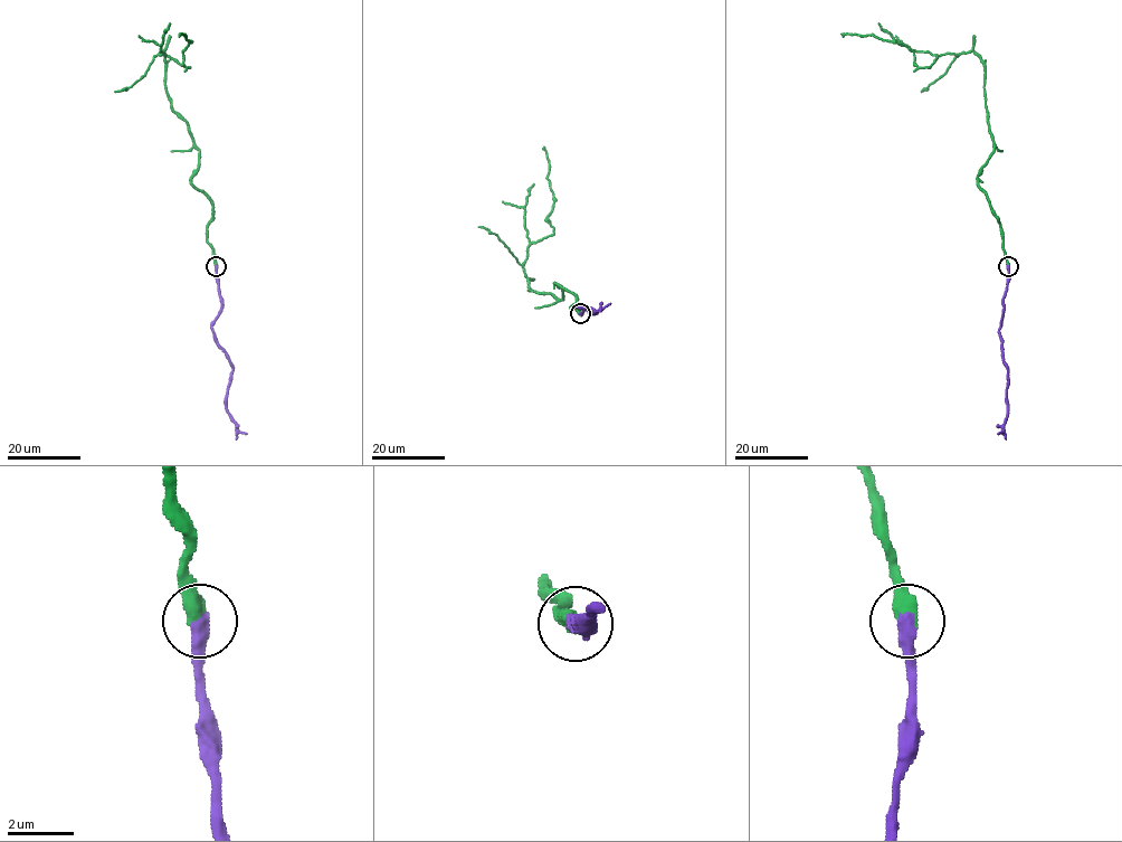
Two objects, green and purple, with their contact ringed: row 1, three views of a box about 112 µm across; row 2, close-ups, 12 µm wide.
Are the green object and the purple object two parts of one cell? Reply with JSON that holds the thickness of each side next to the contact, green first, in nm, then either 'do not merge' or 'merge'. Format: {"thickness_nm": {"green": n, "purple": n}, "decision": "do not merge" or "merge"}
{"thickness_nm": {"green": 500, "purple": 480}, "decision": "merge"}

